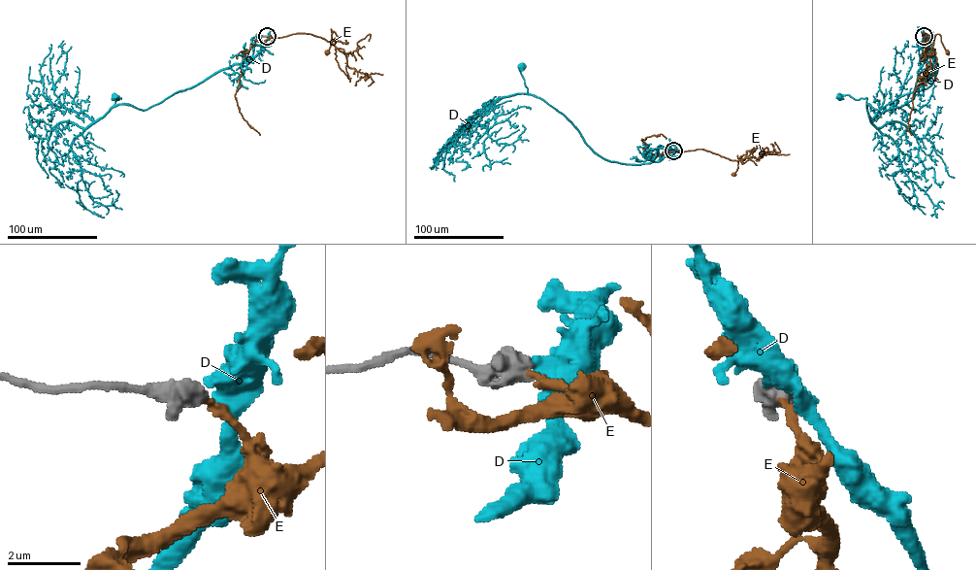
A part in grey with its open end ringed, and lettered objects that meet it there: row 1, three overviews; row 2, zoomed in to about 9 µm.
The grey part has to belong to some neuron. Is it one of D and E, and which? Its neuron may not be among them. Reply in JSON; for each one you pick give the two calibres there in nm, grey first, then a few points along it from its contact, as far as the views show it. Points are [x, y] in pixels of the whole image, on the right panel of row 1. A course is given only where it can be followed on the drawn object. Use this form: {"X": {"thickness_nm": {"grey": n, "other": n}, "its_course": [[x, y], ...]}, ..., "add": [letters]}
{"E": {"thickness_nm": {"grey": 650, "other": 200}, "its_course": [[924, 36], [923, 33], [927, 34], [933, 42], [939, 34], [947, 52]]}, "add": ["E"]}

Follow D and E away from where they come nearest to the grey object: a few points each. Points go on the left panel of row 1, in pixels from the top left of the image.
D: (267, 36), (260, 51), (253, 58), (220, 70), (146, 110), (126, 104), (113, 106), (120, 98), (113, 97)
E: (267, 36), (306, 33), (331, 42), (331, 34), (327, 52)

